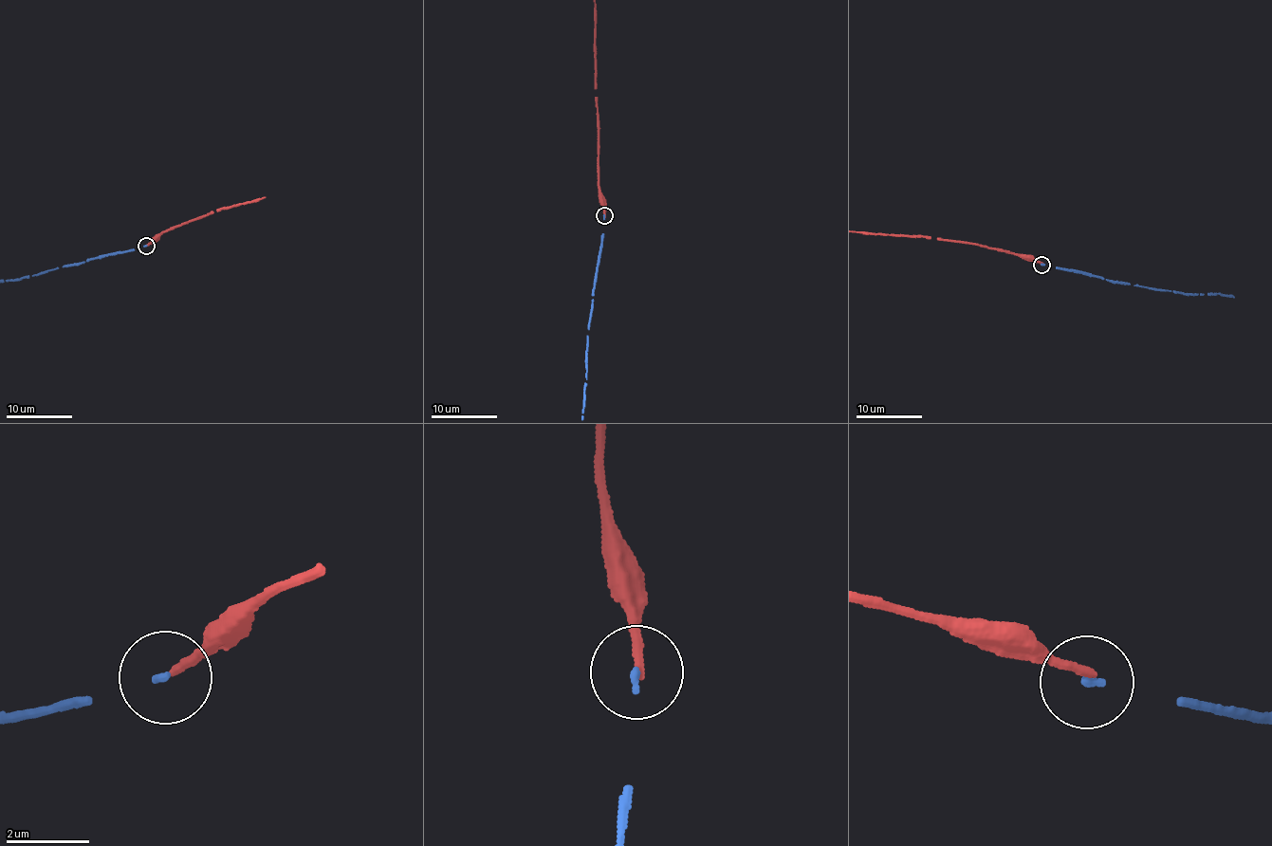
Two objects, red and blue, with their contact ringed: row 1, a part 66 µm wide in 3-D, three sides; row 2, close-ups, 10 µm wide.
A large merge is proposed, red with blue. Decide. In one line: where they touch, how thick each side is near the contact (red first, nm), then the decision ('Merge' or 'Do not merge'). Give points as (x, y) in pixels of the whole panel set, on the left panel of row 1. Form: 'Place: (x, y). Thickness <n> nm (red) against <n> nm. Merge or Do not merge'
Place: (146, 246). Thickness 200 nm (red) against 120 nm. Do not merge

